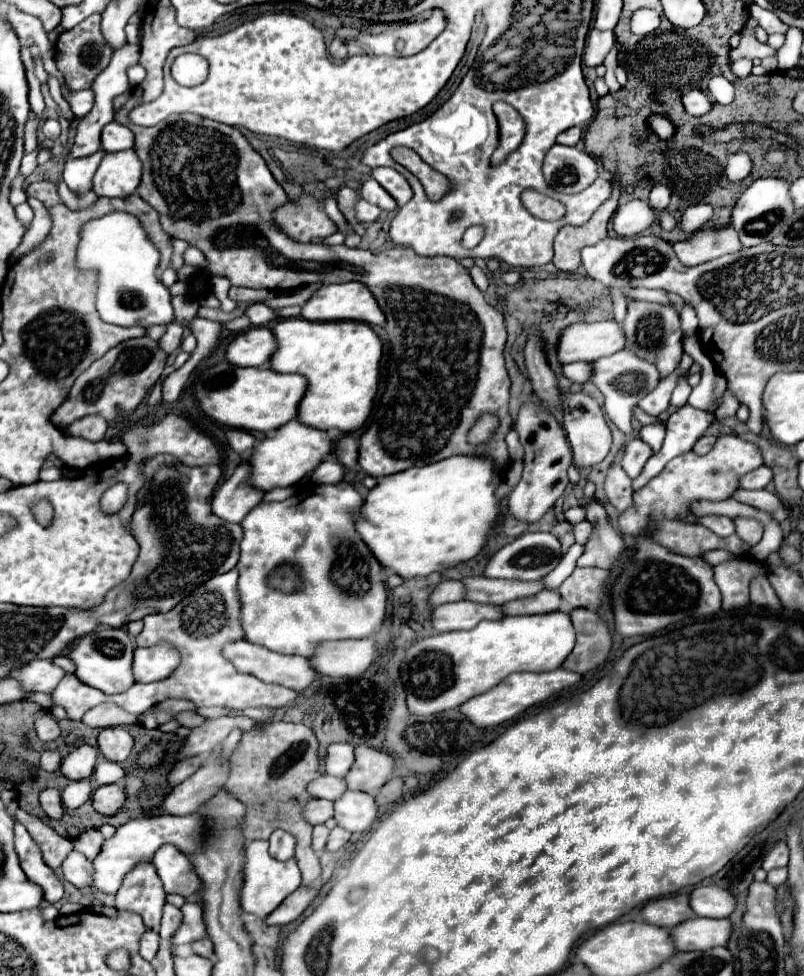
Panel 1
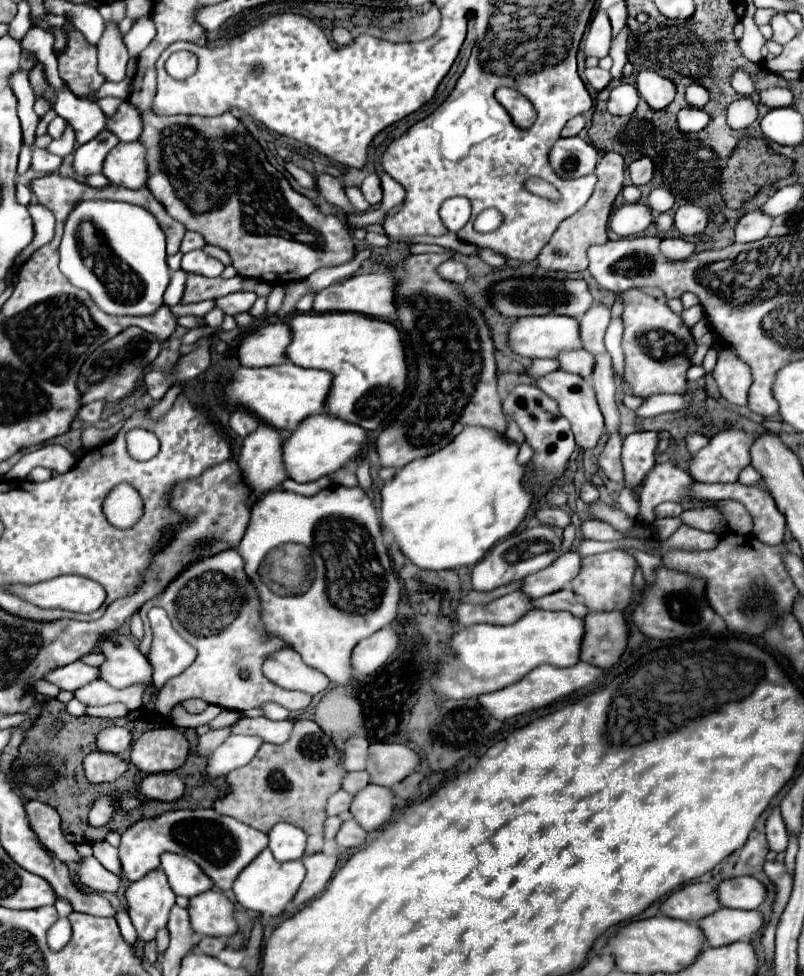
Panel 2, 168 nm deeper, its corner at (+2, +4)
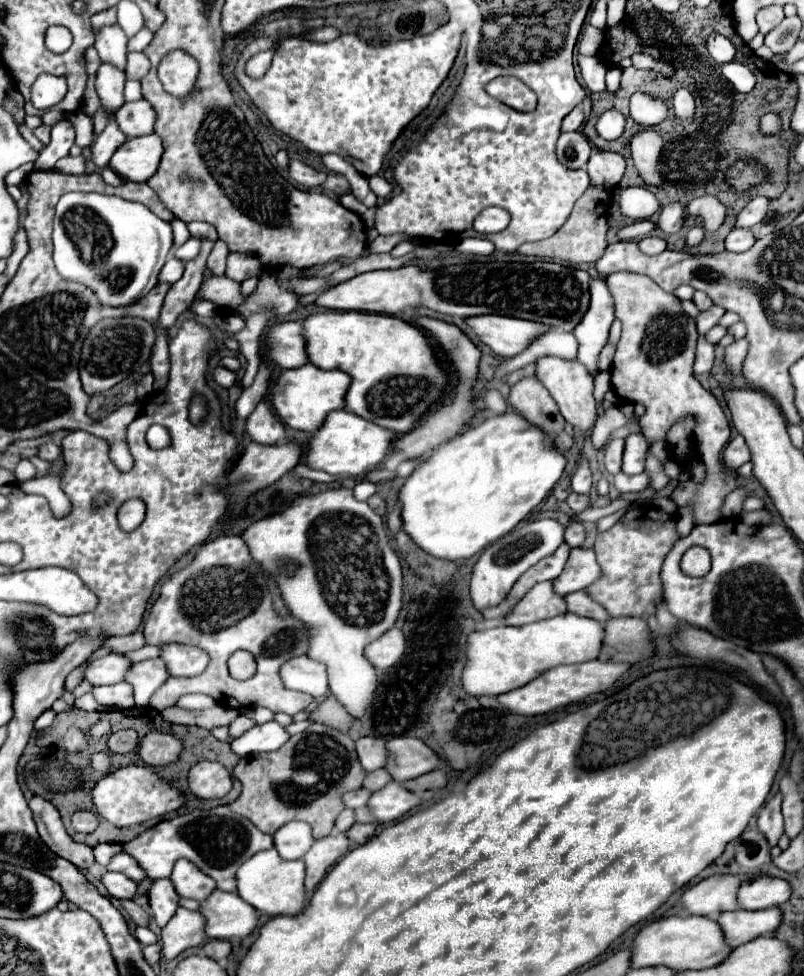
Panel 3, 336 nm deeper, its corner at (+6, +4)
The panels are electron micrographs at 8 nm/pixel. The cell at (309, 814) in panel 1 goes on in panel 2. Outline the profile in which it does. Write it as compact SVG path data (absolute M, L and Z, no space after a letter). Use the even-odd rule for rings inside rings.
M338 790L334 796L330 796L328 806L326 806L328 816L338 816L338 814L346 812L350 808L350 804L352 804L352 798L354 798L354 794L350 794L346 790Z

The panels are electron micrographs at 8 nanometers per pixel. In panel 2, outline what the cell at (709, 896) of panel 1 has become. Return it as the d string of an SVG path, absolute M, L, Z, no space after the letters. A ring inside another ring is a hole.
M740 876L740 878L724 880L718 886L718 900L726 908L754 910L754 908L762 906L766 896L768 896L766 886L752 876Z

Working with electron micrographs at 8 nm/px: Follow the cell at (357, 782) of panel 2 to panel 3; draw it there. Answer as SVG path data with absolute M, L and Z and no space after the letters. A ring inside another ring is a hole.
M380 768L380 770L374 770L374 772L368 772L368 774L366 774L366 778L364 778L364 782L362 782L362 788L370 790L370 792L376 792L376 790L380 790L382 786L386 786L388 782L390 782L390 774Z

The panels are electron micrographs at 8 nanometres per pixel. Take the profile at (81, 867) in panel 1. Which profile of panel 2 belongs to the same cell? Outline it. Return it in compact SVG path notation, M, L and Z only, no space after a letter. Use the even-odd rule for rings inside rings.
M84 858L80 862L78 878L90 892L116 892L120 886L120 876L108 872L96 858Z

